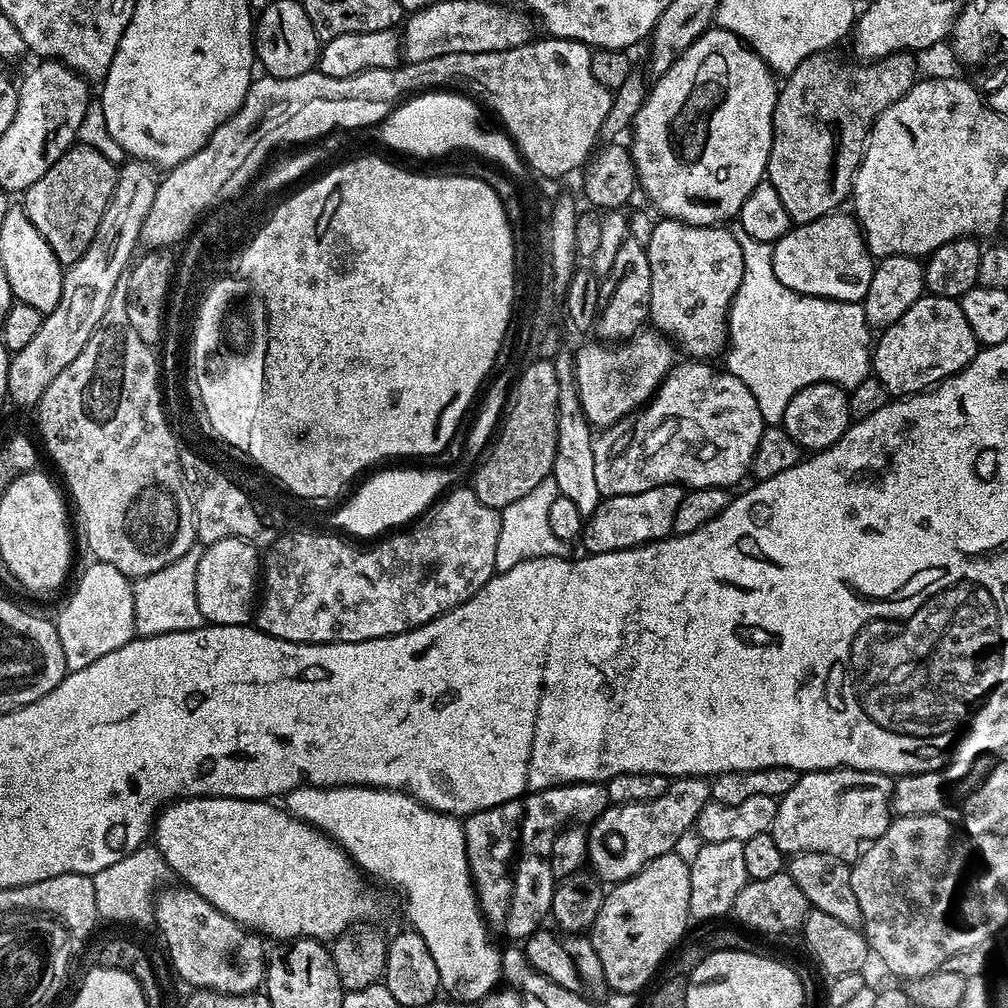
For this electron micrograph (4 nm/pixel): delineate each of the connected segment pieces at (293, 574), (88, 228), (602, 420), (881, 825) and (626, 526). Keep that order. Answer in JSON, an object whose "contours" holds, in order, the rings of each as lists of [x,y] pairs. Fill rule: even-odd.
{"contours":[[[[453,487],[451,491],[440,497],[432,507],[416,517],[411,525],[403,530],[393,531],[383,538],[377,539],[373,548],[363,548],[363,543],[353,542],[343,535],[333,534],[331,531],[289,532],[280,536],[276,541],[267,545],[262,556],[262,595],[258,600],[258,607],[254,613],[255,627],[261,628],[266,634],[274,638],[282,638],[299,644],[333,644],[334,642],[366,642],[370,638],[386,638],[399,632],[408,632],[420,624],[430,622],[436,616],[449,612],[466,602],[474,594],[478,594],[480,587],[496,572],[494,553],[498,551],[498,530],[500,529],[500,513],[495,508],[486,506],[472,492],[471,487]]],[[[77,143],[69,148],[66,154],[62,154],[62,158],[58,158],[58,162],[54,162],[54,166],[50,166],[50,170],[46,170],[46,174],[42,174],[38,182],[34,182],[34,186],[30,186],[23,192],[24,216],[30,218],[38,234],[42,234],[46,242],[50,242],[50,250],[54,250],[54,258],[58,258],[60,264],[65,266],[73,264],[78,262],[78,258],[82,258],[82,254],[86,254],[94,238],[94,230],[98,230],[98,222],[102,222],[102,214],[106,214],[106,206],[116,189],[117,171],[117,165],[102,158],[98,150]]],[[[641,330],[636,335],[627,337],[623,342],[616,342],[611,346],[604,342],[596,343],[600,344],[584,344],[577,352],[574,352],[574,367],[576,389],[578,398],[582,402],[582,410],[593,429],[603,430],[618,423],[623,416],[632,415],[652,399],[657,388],[677,363],[678,352],[669,337],[655,330]]],[[[853,768],[806,772],[785,796],[779,797],[771,826],[778,850],[786,854],[817,852],[834,854],[839,860],[855,861],[866,842],[877,840],[894,819],[891,776]]],[[[667,484],[654,486],[654,490],[642,490],[642,494],[603,497],[594,514],[584,521],[583,551],[591,554],[626,550],[673,535],[674,514],[678,514],[678,506],[682,506],[684,493],[685,489],[681,485]]]]}

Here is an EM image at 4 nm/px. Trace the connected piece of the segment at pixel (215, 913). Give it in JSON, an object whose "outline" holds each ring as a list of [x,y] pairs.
{"outline":[[[187,886],[160,892],[158,904],[163,916],[169,946],[171,971],[196,990],[224,992],[228,996],[246,996],[264,984],[266,971],[265,941],[244,925],[224,916],[206,898]]]}

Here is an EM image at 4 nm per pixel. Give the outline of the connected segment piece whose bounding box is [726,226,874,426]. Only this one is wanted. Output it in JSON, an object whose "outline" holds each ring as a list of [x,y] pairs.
{"outline":[[[739,226],[731,229],[738,246],[742,246],[742,286],[738,286],[738,294],[734,294],[732,309],[728,315],[728,364],[726,371],[734,374],[754,394],[754,402],[758,402],[758,410],[762,410],[765,425],[776,426],[786,414],[786,406],[790,406],[790,398],[798,394],[798,390],[806,390],[806,386],[814,386],[814,382],[830,382],[842,389],[851,390],[858,386],[872,372],[872,349],[874,332],[864,313],[863,303],[838,302],[817,296],[798,294],[790,290],[790,286],[782,286],[778,282],[778,274],[774,274],[772,261],[772,245],[758,242],[758,238],[750,238],[746,230]]]}

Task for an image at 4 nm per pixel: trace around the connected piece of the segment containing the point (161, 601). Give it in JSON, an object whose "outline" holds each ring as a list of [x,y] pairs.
{"outline":[[[193,546],[186,554],[182,554],[182,558],[170,562],[170,566],[162,566],[162,570],[141,576],[132,584],[137,637],[194,630],[205,623],[195,593],[195,575],[198,574],[201,553],[199,547]]]}

